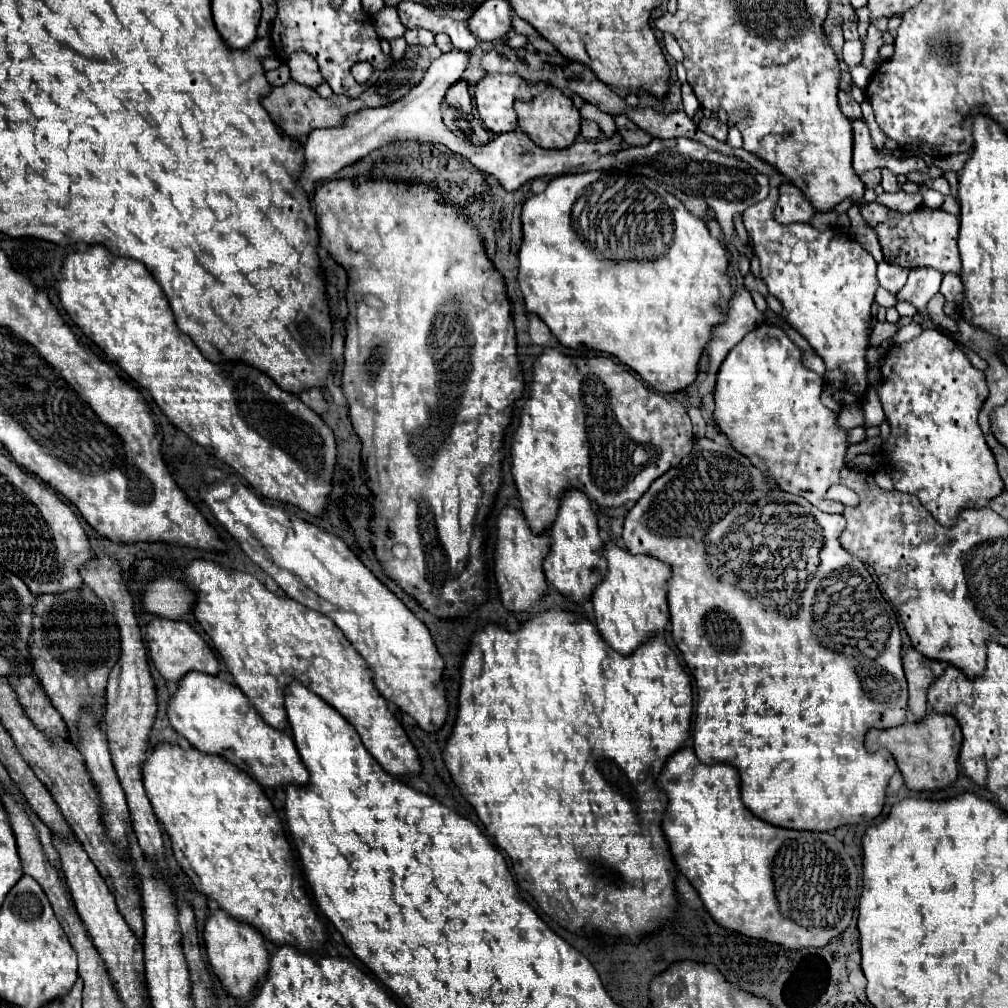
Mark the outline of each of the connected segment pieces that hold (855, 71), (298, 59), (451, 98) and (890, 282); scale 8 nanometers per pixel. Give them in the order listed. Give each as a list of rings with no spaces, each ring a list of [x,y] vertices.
[[[862,64],[850,68],[850,76],[852,76],[852,80],[854,80],[862,90],[868,86],[868,82],[870,82],[870,74],[872,74],[872,72],[870,72],[868,68],[864,68]]]
[[[302,50],[294,52],[288,58],[288,66],[290,66],[290,74],[292,74],[294,82],[300,82],[300,84],[310,86],[310,88],[316,88],[320,82],[324,82],[322,74],[316,66],[316,60]]]
[[[466,80],[456,82],[446,92],[446,102],[450,106],[456,106],[460,112],[470,112],[472,110],[472,98],[470,98],[470,92],[468,92],[468,82]]]
[[[880,262],[878,264],[878,280],[880,280],[880,286],[886,288],[888,292],[898,292],[902,290],[902,286],[906,284],[906,278],[908,278],[908,270],[906,268],[900,268],[900,266],[892,266],[892,264],[886,264],[886,262]]]

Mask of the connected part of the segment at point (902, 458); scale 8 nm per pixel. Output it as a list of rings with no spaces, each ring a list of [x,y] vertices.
[[[924,330],[910,342],[896,344],[882,364],[884,384],[880,386],[880,402],[890,422],[892,434],[888,438],[890,478],[900,492],[916,494],[922,506],[942,524],[952,526],[956,516],[968,508],[986,508],[988,502],[1004,492],[1004,482],[998,474],[996,460],[984,440],[978,424],[978,412],[988,398],[988,386],[982,370],[976,370],[956,342],[940,330]]]

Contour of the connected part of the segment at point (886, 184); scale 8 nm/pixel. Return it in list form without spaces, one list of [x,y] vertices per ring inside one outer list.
[[[882,168],[882,188],[886,192],[898,192],[900,190],[900,186],[896,182],[896,174],[890,172],[890,170],[886,170],[886,168]]]

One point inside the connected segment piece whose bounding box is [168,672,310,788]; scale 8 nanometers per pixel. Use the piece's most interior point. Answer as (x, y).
(216, 718)

